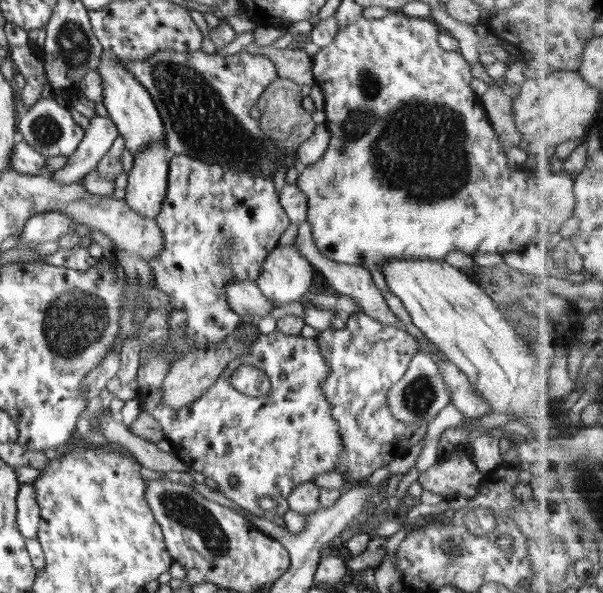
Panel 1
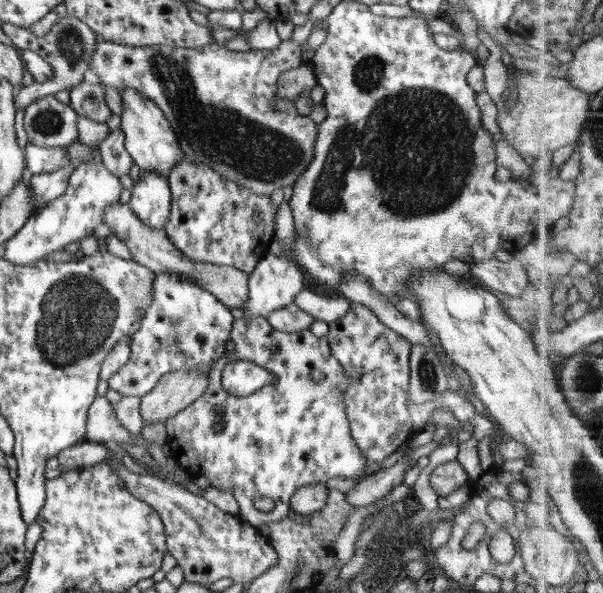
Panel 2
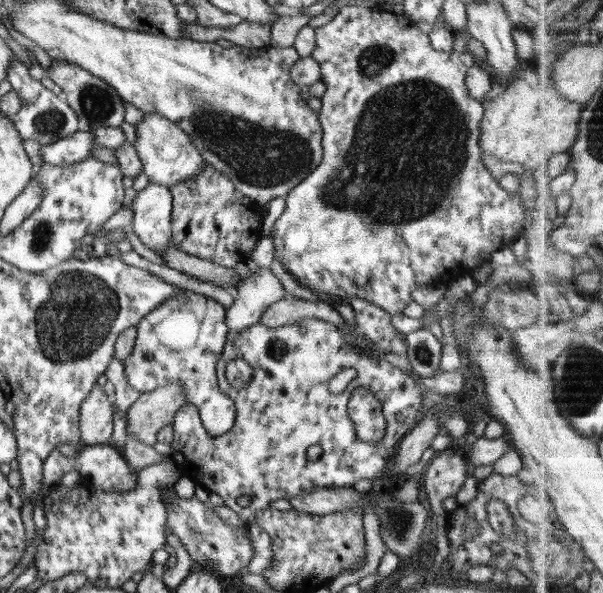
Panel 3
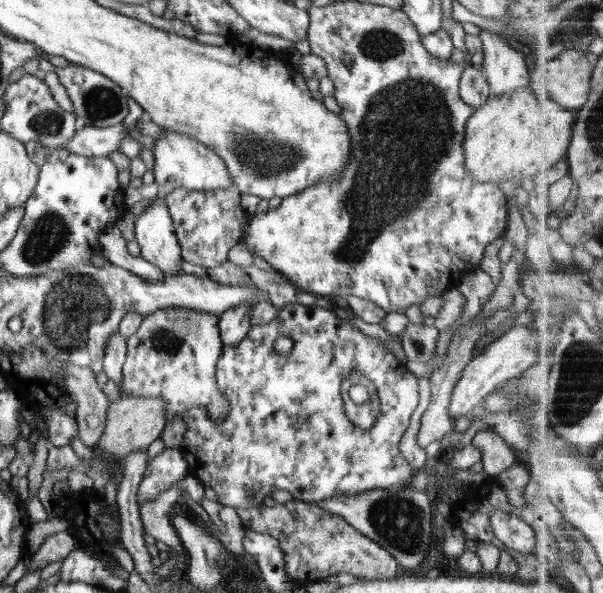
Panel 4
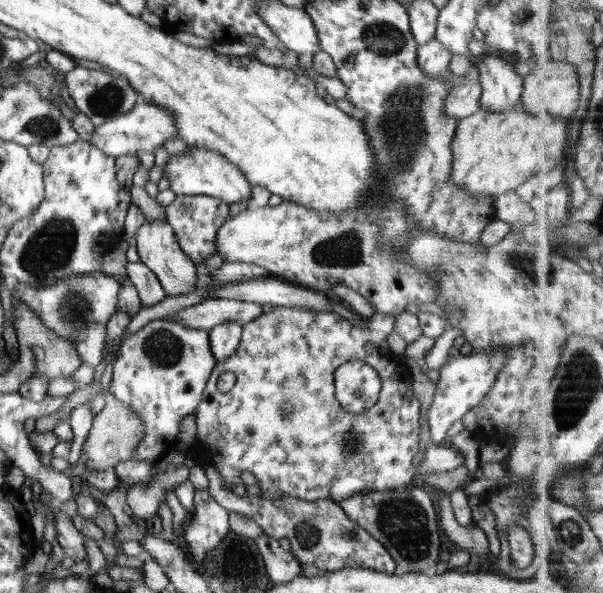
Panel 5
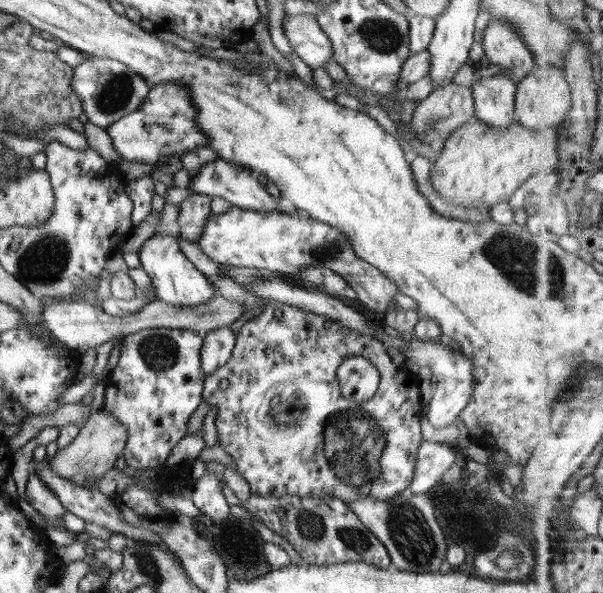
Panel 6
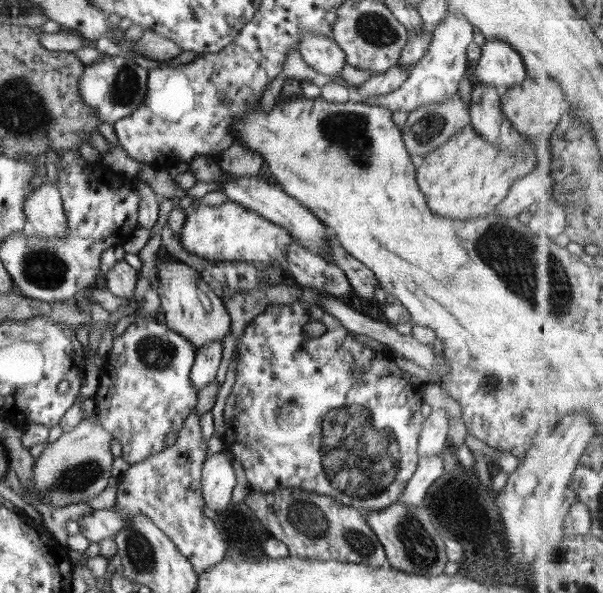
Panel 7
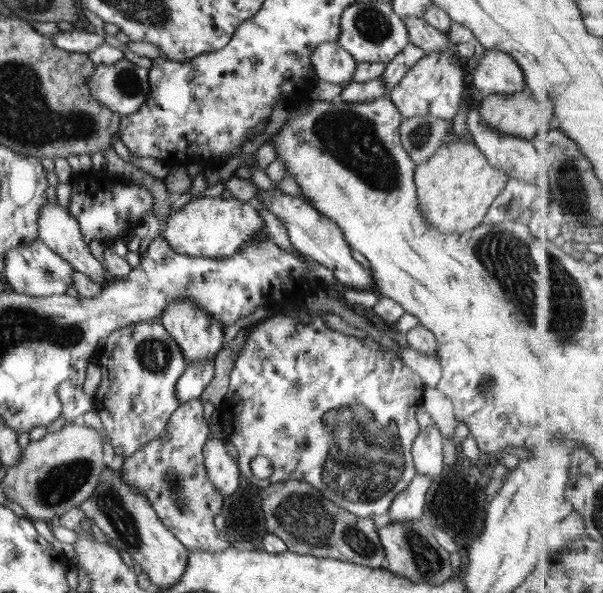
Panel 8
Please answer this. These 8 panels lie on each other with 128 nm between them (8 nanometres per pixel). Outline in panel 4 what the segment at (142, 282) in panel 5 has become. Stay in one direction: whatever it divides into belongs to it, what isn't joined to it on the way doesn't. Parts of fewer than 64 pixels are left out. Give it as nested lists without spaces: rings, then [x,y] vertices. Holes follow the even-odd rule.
[[[114,225],[100,235],[99,240],[102,247],[100,253],[104,258],[115,266],[125,268],[144,280],[152,282],[162,280],[165,274],[158,267],[148,263],[140,256],[132,256],[127,252],[127,244],[120,232]]]

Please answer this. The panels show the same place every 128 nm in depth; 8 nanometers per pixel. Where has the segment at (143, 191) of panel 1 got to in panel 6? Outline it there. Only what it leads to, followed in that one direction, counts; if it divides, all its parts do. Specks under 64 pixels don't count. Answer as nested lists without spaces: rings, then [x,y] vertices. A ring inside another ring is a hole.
[[[157,233],[142,245],[138,256],[140,256],[141,268],[151,278],[156,298],[167,305],[200,306],[217,294],[205,274],[200,272],[180,251],[180,244],[176,237]]]

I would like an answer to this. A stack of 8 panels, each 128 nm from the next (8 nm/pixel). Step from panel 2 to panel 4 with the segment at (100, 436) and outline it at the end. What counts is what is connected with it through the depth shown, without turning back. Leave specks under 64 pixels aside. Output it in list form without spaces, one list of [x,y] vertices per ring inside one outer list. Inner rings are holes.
[[[74,363],[64,365],[60,370],[65,390],[78,405],[75,420],[80,440],[86,447],[95,449],[106,424],[109,401],[96,383],[94,371],[90,367],[79,367]]]

